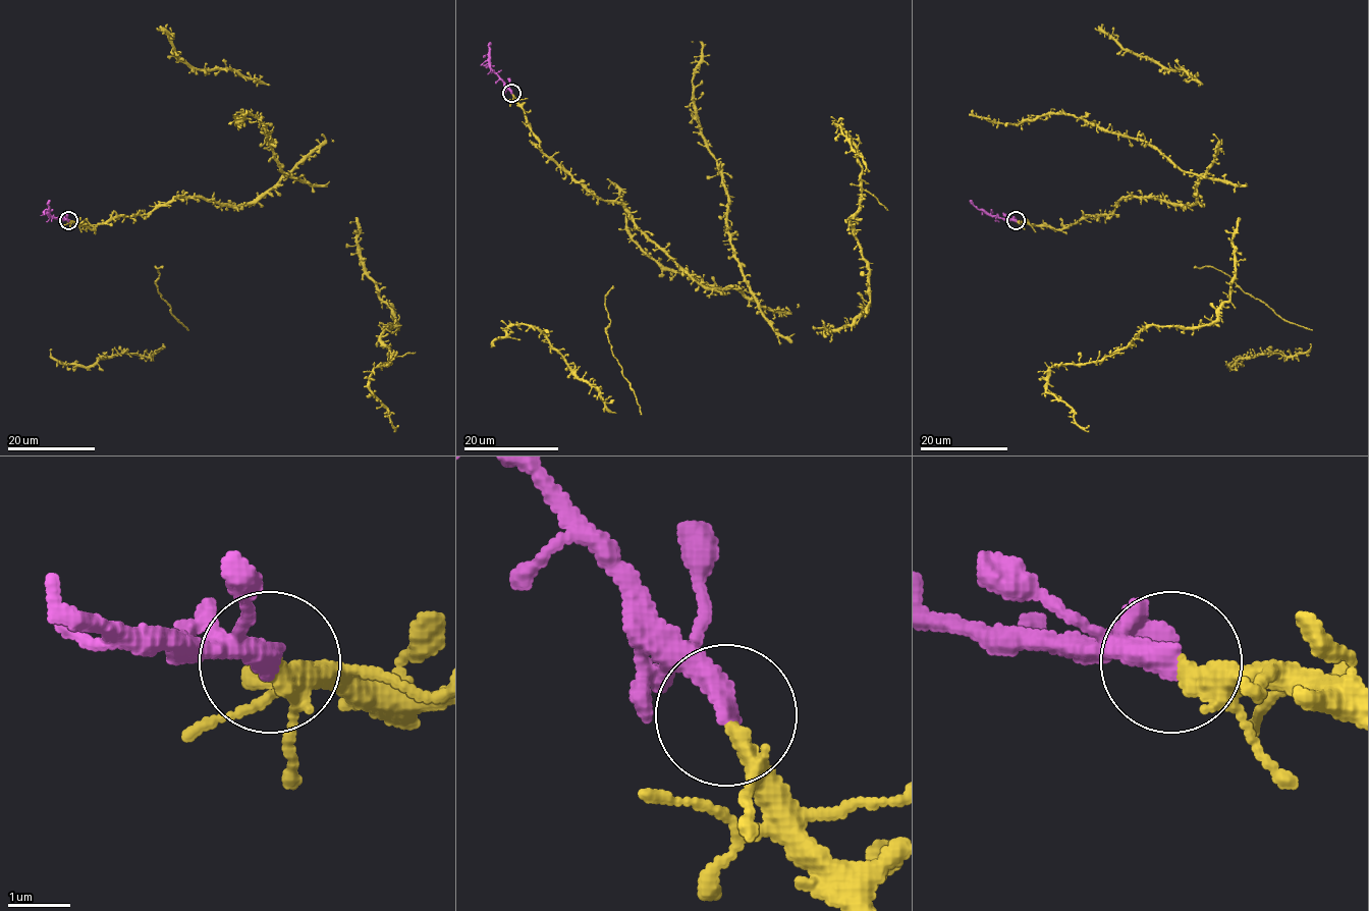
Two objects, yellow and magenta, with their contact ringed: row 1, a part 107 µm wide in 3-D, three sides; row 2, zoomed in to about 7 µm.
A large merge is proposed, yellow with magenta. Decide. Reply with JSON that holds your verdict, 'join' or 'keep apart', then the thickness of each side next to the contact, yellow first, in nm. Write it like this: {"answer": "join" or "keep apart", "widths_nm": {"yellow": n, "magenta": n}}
{"answer": "join", "widths_nm": {"yellow": 260, "magenta": 420}}

